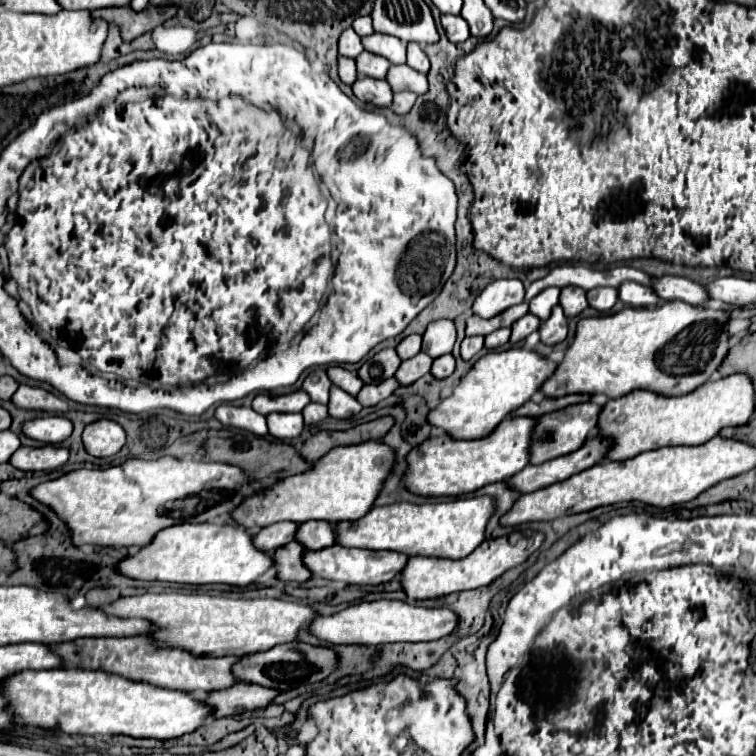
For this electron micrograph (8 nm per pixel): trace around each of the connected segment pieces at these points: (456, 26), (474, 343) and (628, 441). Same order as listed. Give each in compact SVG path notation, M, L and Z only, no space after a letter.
M441 16L441 26L445 28L445 34L451 42L465 42L469 34L469 26L461 16Z
M465 336L465 340L461 342L461 358L463 360L473 358L481 348L483 348L483 336L473 336L473 338Z
M731 374L727 378L705 382L697 390L683 396L661 396L649 390L635 390L621 398L609 400L599 414L599 434L613 438L613 450L605 460L627 460L641 452L677 446L677 444L703 444L719 434L725 426L741 426L753 414L753 384L745 374Z

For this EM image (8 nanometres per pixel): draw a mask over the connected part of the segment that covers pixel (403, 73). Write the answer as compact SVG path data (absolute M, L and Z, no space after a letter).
M391 64L389 66L389 74L385 76L385 80L389 82L393 92L401 92L401 90L409 90L415 94L425 94L429 84L427 84L427 76L409 68L407 64Z

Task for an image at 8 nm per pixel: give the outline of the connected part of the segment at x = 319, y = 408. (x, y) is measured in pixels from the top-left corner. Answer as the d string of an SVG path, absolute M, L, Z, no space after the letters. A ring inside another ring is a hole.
M317 402L307 404L301 414L303 414L305 424L317 424L317 422L321 422L321 420L325 420L325 418L329 416L329 414L327 414L327 406L317 404Z

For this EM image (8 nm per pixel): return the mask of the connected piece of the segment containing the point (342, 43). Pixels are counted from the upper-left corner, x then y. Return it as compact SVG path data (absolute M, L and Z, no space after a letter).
M353 28L343 30L339 38L339 54L347 58L357 58L357 54L361 52L363 52L363 44L361 44L361 38L355 34L355 30Z

